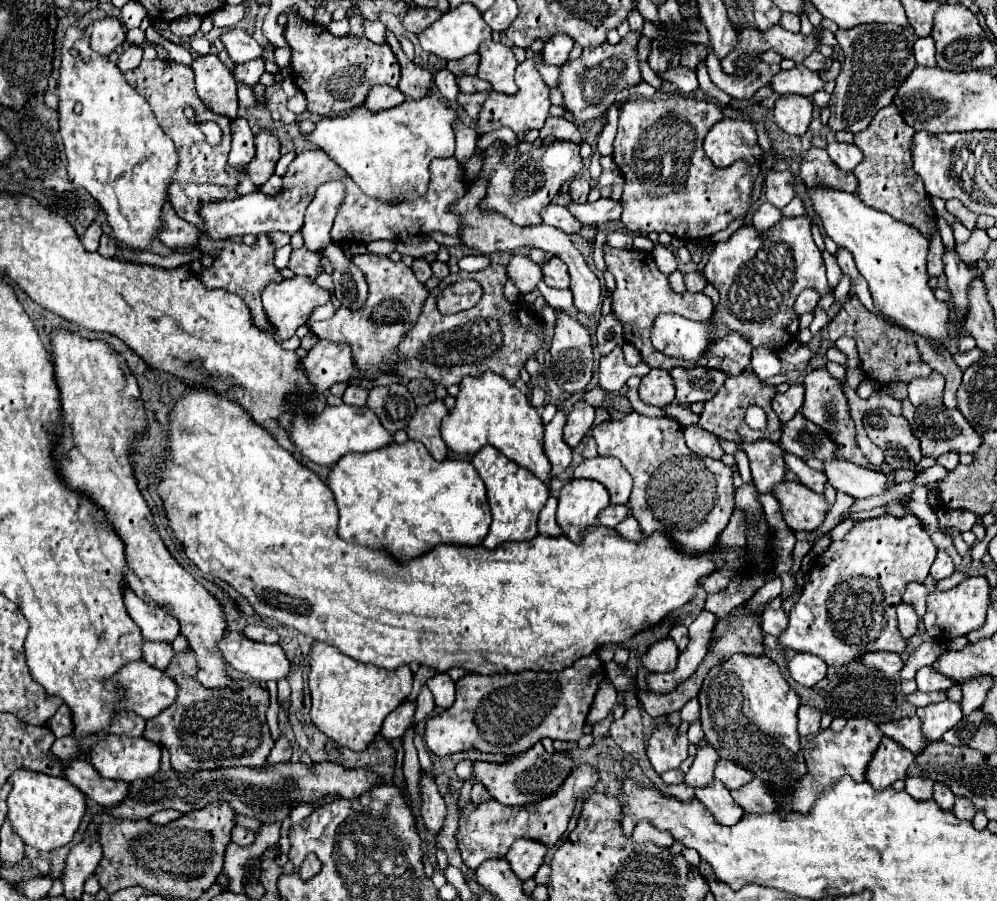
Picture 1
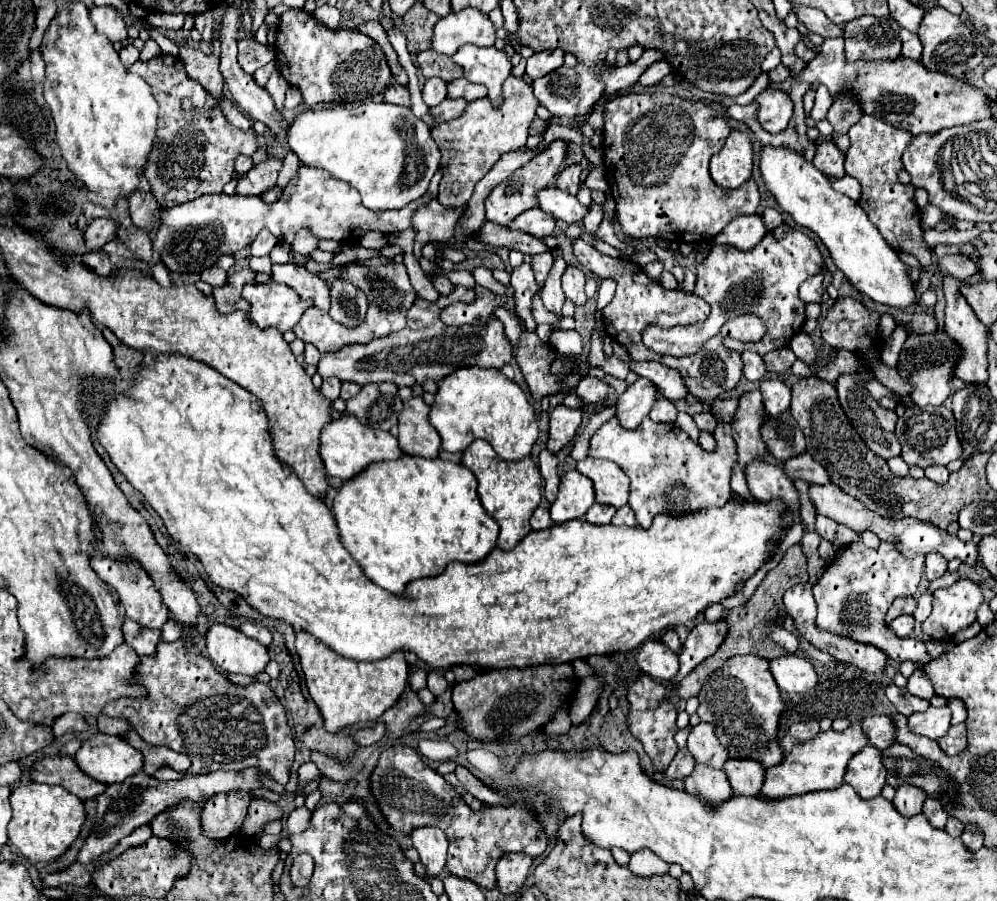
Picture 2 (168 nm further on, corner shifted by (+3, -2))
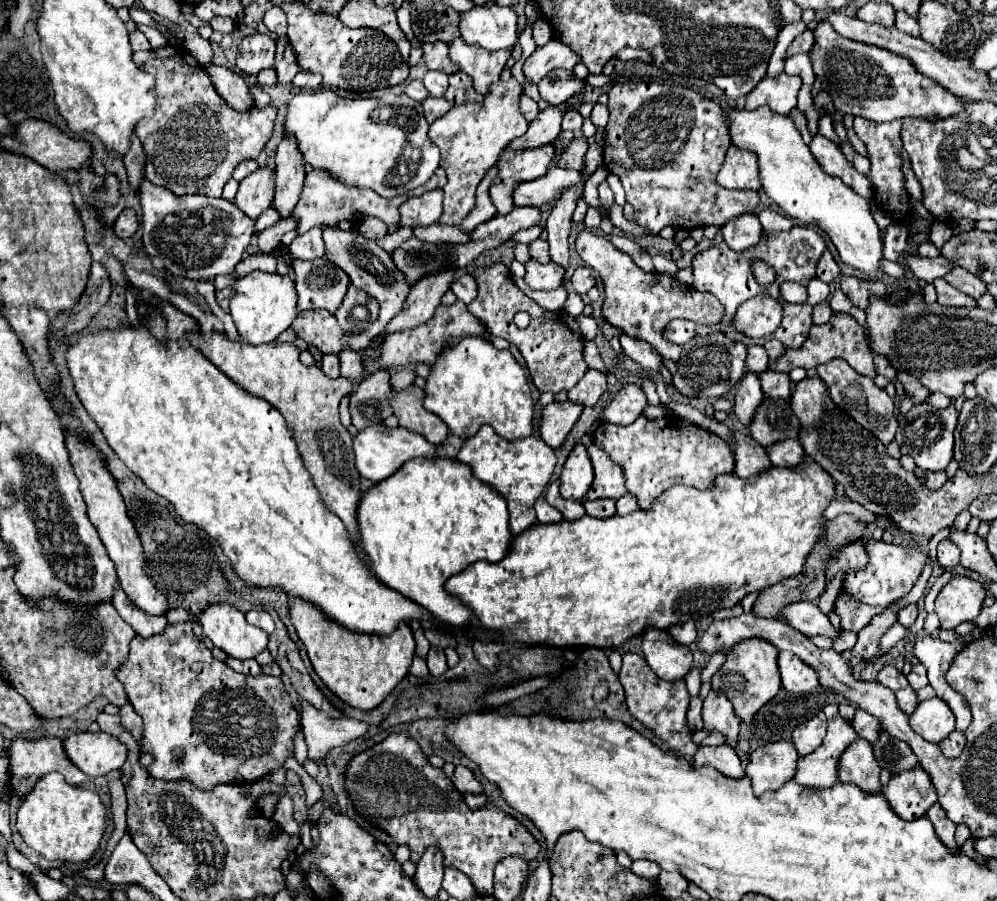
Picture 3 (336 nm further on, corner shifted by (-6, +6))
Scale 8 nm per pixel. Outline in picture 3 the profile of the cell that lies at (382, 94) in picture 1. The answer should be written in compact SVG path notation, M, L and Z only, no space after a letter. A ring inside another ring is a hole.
M410 80L404 88L404 94L410 96L412 100L416 100L416 102L422 102L424 98L428 98L428 90L424 88L422 80Z

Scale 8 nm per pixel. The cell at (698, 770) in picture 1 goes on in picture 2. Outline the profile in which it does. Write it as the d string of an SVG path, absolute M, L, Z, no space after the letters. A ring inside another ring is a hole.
M701 722L697 724L689 738L687 738L687 748L693 754L695 762L707 762L709 766L723 766L729 758L727 750L719 744L715 736L715 724L711 722Z

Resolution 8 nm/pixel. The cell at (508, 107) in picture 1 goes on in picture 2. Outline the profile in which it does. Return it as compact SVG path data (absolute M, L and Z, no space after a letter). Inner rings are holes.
M509 76L503 82L501 92L503 92L501 106L497 108L491 106L489 98L475 100L467 104L467 108L459 118L441 122L435 128L431 128L431 136L441 152L439 170L443 178L439 182L439 194L437 194L439 204L447 208L463 208L471 198L479 178L483 178L483 174L487 174L493 168L497 158L505 152L519 150L525 146L529 138L527 130L531 120L535 118L535 108L539 106L539 102L535 102L531 86L521 78Z

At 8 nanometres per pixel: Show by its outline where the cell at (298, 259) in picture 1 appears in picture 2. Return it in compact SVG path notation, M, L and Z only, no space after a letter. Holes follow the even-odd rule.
M293 262L273 264L273 280L285 282L299 294L301 300L313 300L313 306L329 310L329 286L321 278L309 274L305 268Z

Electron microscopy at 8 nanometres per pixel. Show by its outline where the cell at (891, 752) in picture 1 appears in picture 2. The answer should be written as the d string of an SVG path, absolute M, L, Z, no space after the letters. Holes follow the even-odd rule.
M865 746L849 760L843 782L849 784L861 798L867 800L881 794L885 778L887 772L879 762L879 750L875 750L873 746Z

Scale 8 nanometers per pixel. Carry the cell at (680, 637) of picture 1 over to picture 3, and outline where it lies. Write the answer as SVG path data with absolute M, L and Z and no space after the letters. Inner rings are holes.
M692 620L682 622L682 624L676 624L676 626L670 626L668 632L676 638L676 642L680 642L684 646L690 646L696 640L696 628L694 628L694 622Z

